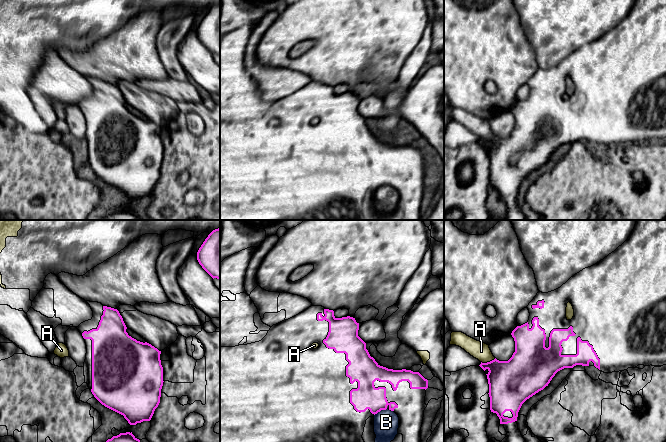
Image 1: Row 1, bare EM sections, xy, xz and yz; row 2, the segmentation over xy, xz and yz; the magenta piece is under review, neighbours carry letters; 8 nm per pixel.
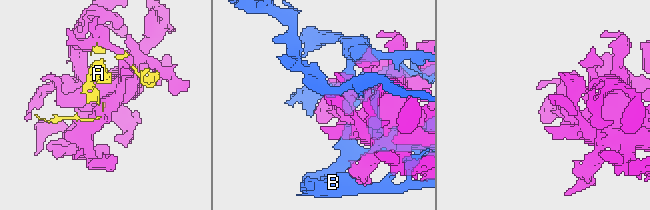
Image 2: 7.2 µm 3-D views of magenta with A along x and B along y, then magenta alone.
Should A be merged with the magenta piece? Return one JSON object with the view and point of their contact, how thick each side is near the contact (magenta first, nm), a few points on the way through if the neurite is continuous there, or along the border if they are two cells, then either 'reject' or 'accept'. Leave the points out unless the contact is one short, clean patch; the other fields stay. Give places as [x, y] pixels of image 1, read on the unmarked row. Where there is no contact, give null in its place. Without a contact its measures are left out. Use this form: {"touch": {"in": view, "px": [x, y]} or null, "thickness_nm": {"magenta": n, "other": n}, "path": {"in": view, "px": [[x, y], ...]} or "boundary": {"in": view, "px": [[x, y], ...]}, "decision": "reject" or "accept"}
{"touch": {"in": "yz", "px": [488, 138]}, "thickness_nm": {"magenta": 360, "other": 140}, "decision": "reject"}

